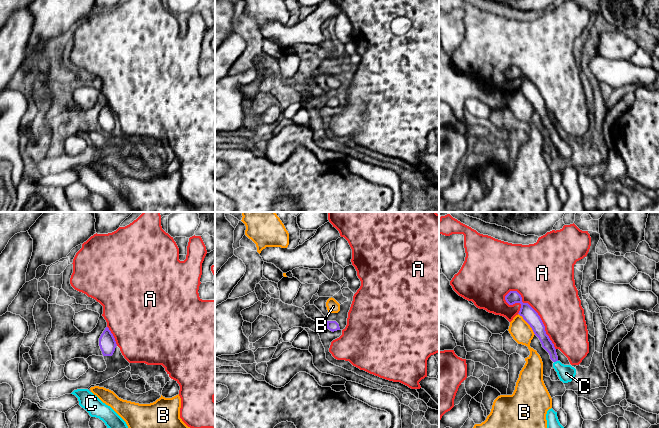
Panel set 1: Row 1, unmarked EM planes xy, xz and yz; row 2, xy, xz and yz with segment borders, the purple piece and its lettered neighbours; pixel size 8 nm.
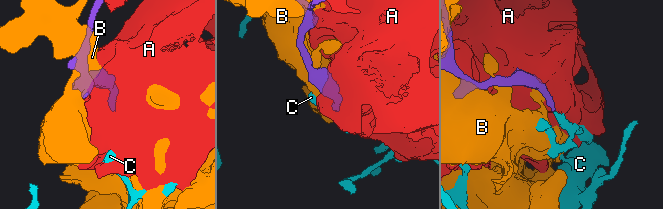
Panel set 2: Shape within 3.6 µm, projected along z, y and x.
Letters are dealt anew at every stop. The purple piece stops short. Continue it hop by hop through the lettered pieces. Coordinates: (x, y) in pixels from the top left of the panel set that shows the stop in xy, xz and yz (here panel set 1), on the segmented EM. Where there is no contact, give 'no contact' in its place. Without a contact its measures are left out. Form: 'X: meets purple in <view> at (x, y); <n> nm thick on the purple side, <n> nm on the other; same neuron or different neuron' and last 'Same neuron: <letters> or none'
A: meets purple in yz at (539, 316); 110 nm thick on the purple side, 420 nm on the other; different neuron
B: meets purple in yz at (528, 323); 110 nm thick on the purple side, 170 nm on the other; different neuron
C: meets purple in yz at (555, 361); 90 nm thick on the purple side, 140 nm on the other; same neuron
Same neuron: C

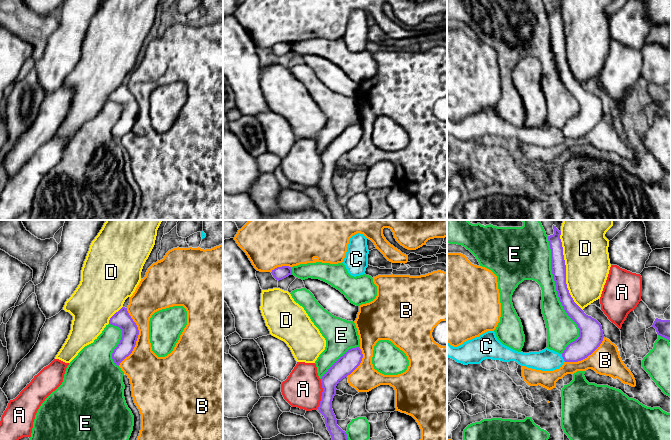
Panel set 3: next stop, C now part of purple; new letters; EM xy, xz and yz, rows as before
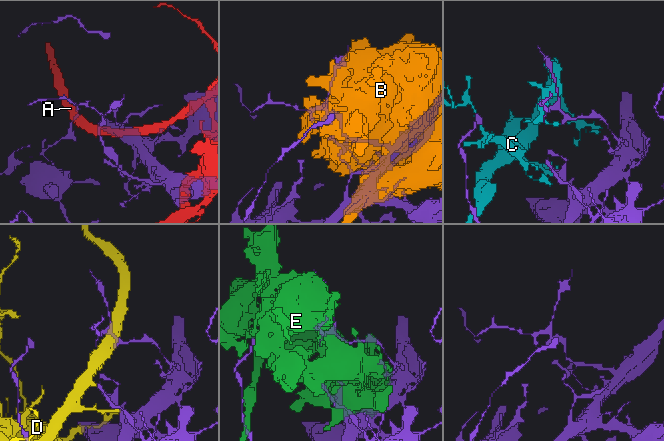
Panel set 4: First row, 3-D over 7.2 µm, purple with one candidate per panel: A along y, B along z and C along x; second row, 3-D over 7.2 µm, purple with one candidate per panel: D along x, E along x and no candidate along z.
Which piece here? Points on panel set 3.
A: meets purple in xz at (322, 394); 150 nm thick on the purple side, 300 nm on the other; different neuron
B: meets purple in xy at (137, 337); 140 nm thick on the purple side, 300 nm on the other; different neuron
C: meets purple in yz at (563, 358); 180 nm thick on the purple side, 180 nm on the other; different neuron
D: meets purple in yz at (565, 271); 120 nm thick on the purple side, 360 nm on the other; different neuron
E: meets purple in yz at (558, 295); 120 nm thick on the purple side, 220 nm on the other; different neuron
Same neuron: none

